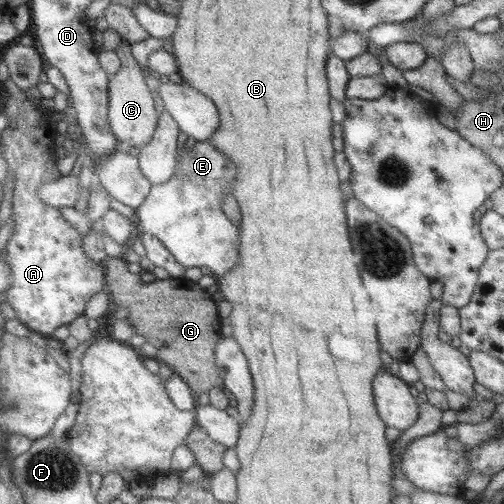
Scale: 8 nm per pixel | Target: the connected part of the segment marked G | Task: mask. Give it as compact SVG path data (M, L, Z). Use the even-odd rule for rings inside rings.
M106 258L99 263L104 269L104 290L111 294L113 302L119 307L127 307L126 320L133 328L133 334L145 337L145 341L157 349L156 360L165 363L169 368L177 373L195 393L208 392L210 388L222 387L223 381L220 375L220 368L215 362L215 345L220 339L220 318L216 303L211 297L211 293L202 289L197 282L177 277L168 279L155 279L152 282L143 283L139 278L139 273L127 271L127 262L123 258Z

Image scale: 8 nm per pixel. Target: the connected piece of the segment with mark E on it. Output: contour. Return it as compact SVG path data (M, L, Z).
M205 139L200 141L191 141L191 148L186 147L184 144L183 147L176 150L176 163L177 167L174 168L173 174L169 177L167 182L163 182L163 184L159 185L151 185L149 188L149 194L145 196L145 200L140 204L139 208L135 209L135 219L134 222L139 230L143 232L147 232L149 235L153 235L155 238L158 238L161 242L161 245L171 253L173 259L177 261L177 263L186 268L197 267L200 270L207 270L207 272L216 277L217 279L221 278L226 272L229 272L237 263L237 248L239 245L239 229L231 223L223 212L221 212L221 197L225 197L225 193L232 193L233 191L233 178L234 178L234 164L230 163L229 159L226 159L225 155L222 155L221 151L218 151L213 144L210 143L211 140Z

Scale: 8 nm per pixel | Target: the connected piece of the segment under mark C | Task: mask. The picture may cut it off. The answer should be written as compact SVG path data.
M120 43L115 48L120 67L108 79L108 123L120 144L140 148L146 145L156 129L158 119L153 107L153 97L147 86L139 65L130 53L129 43Z

